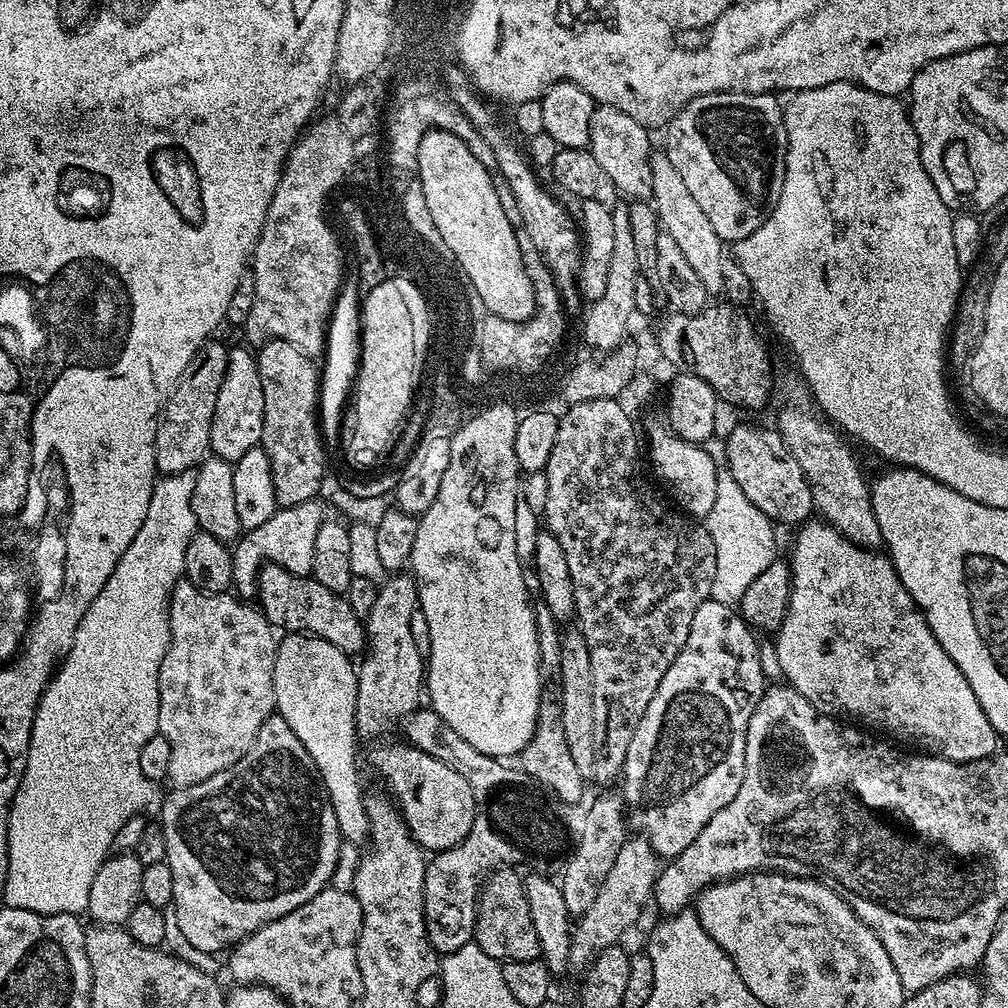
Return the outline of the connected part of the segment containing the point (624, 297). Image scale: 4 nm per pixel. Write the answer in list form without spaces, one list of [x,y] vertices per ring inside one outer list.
[[[613,207],[612,221],[614,222],[614,250],[610,250],[610,270],[606,270],[606,290],[602,290],[602,298],[591,301],[587,305],[582,316],[585,342],[592,348],[601,348],[599,351],[604,354],[625,343],[627,336],[624,335],[628,332],[628,323],[631,322],[632,316],[637,315],[634,286],[641,280],[627,207]]]

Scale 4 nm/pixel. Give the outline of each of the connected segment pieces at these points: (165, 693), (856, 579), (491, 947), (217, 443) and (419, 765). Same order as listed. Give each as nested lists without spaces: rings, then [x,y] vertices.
[[[186,578],[176,583],[168,599],[172,637],[158,674],[158,726],[159,735],[170,742],[168,780],[177,788],[194,786],[232,768],[254,746],[262,722],[277,711],[272,675],[278,636],[259,607],[248,604],[228,592],[203,592]]]
[[[812,518],[799,525],[797,532],[800,533],[796,536],[796,545],[792,548],[792,560],[790,559],[792,596],[788,600],[786,618],[774,633],[780,676],[793,688],[796,688],[798,694],[802,694],[802,698],[809,700],[817,710],[824,712],[827,716],[847,718],[849,721],[859,722],[861,725],[869,724],[869,726],[864,726],[869,729],[877,728],[877,730],[872,729],[877,733],[889,732],[892,736],[909,736],[910,739],[917,740],[921,744],[917,744],[921,749],[938,756],[945,756],[948,760],[974,762],[987,756],[996,755],[998,737],[990,718],[986,718],[978,698],[974,698],[974,690],[970,690],[970,682],[966,682],[962,670],[958,670],[958,666],[954,666],[950,654],[946,654],[946,650],[942,650],[938,638],[934,638],[926,618],[920,613],[920,607],[916,605],[914,598],[910,598],[906,586],[902,586],[891,559],[883,551],[859,548],[858,545],[843,536],[838,529],[833,528],[831,524],[820,518]]]
[[[505,866],[497,868],[485,879],[484,886],[480,890],[480,902],[476,906],[476,935],[474,937],[481,953],[492,960],[507,962],[517,960],[526,962],[527,960],[541,959],[540,943],[538,934],[534,934],[534,922],[530,922],[530,906],[526,906],[526,890],[521,873],[516,873],[511,867]]]
[[[247,347],[228,349],[226,378],[222,378],[222,390],[218,390],[218,402],[214,406],[214,418],[210,426],[211,455],[234,462],[246,454],[246,450],[257,447],[262,438],[262,378],[258,374],[256,357]]]
[[[407,742],[378,746],[369,754],[368,760],[386,784],[389,789],[386,790],[421,848],[432,854],[444,852],[468,837],[470,826],[474,826],[478,815],[478,802],[474,790],[470,790],[470,782],[466,782],[458,770],[450,770],[446,762],[430,758]]]

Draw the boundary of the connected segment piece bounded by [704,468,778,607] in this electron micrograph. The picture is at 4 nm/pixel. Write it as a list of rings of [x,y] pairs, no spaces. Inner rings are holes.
[[[727,468],[719,469],[716,473],[714,503],[704,518],[704,525],[714,541],[716,554],[710,598],[728,607],[737,605],[746,592],[746,586],[750,586],[754,578],[777,559],[775,527],[769,517],[762,514],[743,494]]]

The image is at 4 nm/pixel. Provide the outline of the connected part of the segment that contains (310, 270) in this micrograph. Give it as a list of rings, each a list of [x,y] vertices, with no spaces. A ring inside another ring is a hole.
[[[333,118],[316,120],[319,127],[307,127],[299,140],[288,152],[284,161],[284,169],[280,175],[278,186],[272,195],[272,201],[266,214],[266,222],[256,239],[256,248],[250,261],[250,275],[254,277],[254,306],[250,306],[250,318],[242,325],[242,332],[248,335],[247,343],[259,346],[267,340],[290,342],[290,346],[298,346],[302,354],[313,358],[325,354],[325,337],[328,335],[328,322],[332,308],[340,292],[342,273],[345,271],[342,254],[336,249],[332,236],[320,219],[320,204],[329,185],[341,176],[348,165],[349,142],[340,132]]]

